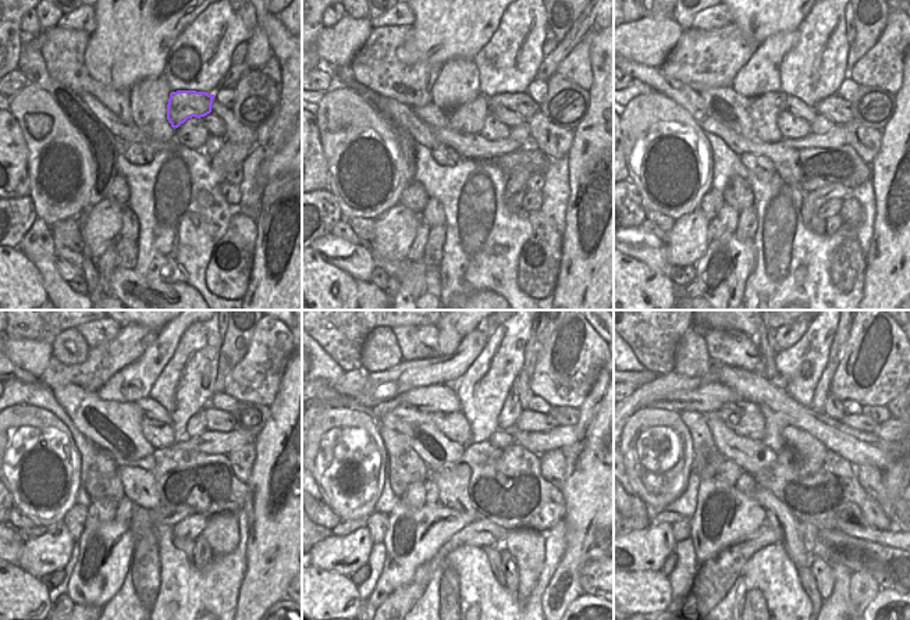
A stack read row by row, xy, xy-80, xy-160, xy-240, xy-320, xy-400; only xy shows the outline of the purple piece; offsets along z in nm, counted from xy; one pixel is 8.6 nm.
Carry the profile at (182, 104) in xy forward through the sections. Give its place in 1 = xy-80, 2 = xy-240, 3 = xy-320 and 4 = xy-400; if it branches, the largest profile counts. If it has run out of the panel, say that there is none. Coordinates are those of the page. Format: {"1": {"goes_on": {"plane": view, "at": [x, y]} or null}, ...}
{"1": {"goes_on": {"plane": "xy-80", "at": [521, 103]}}, "2": {"goes_on": {"plane": "xy-240", "at": [216, 419]}}, "3": {"goes_on": {"plane": "xy-320", "at": [532, 421]}}, "4": {"goes_on": {"plane": "xy-400", "at": [857, 421]}}}

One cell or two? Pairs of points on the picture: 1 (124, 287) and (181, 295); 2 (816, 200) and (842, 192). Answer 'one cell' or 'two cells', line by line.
1: one cell
2: one cell

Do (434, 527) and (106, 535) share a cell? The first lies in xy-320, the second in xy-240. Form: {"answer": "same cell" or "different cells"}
{"answer": "same cell"}

